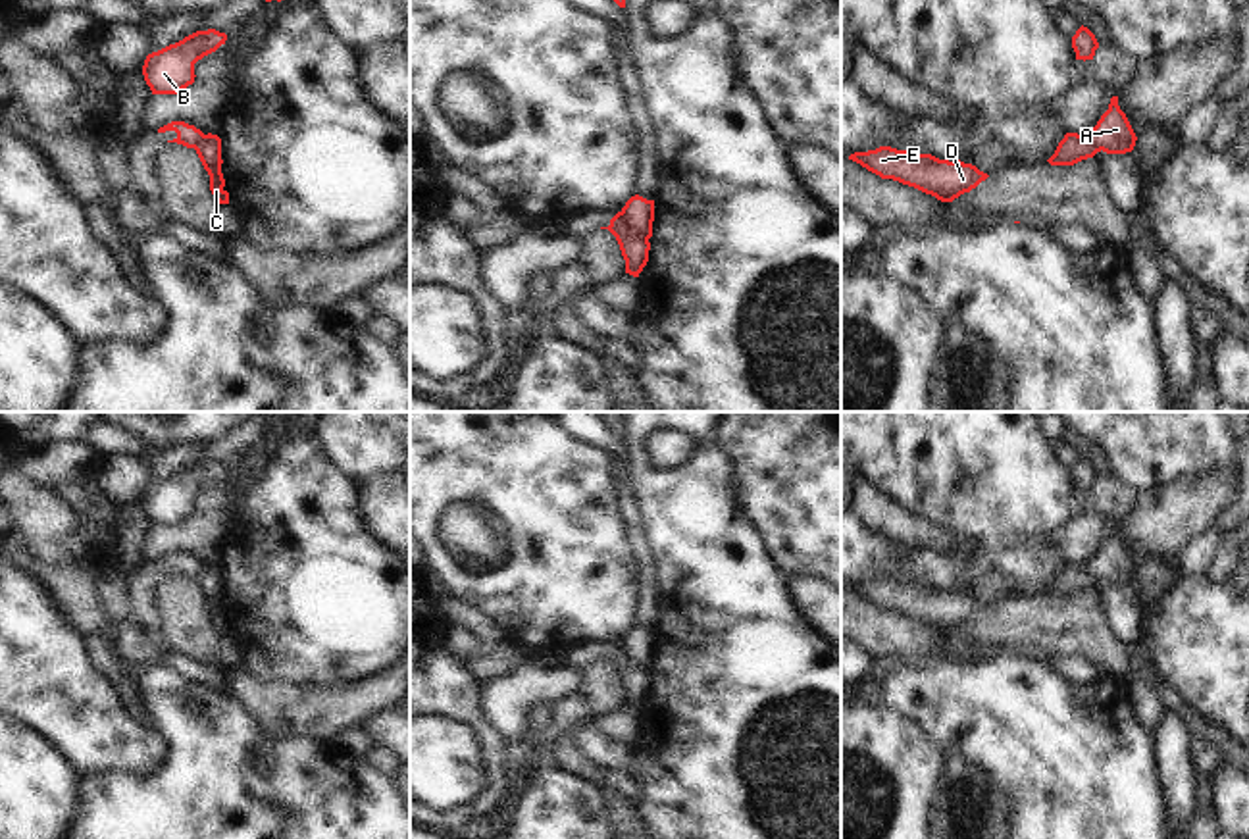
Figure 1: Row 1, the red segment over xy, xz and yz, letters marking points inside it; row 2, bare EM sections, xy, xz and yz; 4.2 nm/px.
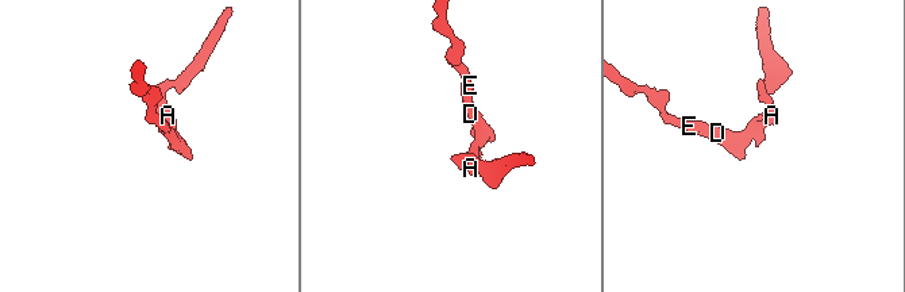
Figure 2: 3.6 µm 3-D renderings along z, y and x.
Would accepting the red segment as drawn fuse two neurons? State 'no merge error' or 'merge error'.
merge error

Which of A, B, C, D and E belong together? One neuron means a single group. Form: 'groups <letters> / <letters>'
groups A B / C D E

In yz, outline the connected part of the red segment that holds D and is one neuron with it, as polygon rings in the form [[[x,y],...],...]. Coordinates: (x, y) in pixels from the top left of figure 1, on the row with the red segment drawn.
[[[891,146],[854,152],[849,160],[860,164],[881,179],[893,179],[914,187],[941,202],[953,202],[989,177],[976,165],[960,160],[949,162],[931,154],[916,154],[912,150],[897,150]]]

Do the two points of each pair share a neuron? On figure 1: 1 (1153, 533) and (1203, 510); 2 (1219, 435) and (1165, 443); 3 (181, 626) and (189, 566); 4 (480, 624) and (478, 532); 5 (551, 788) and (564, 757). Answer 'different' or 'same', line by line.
1: same
2: same
3: different
4: different
5: different

